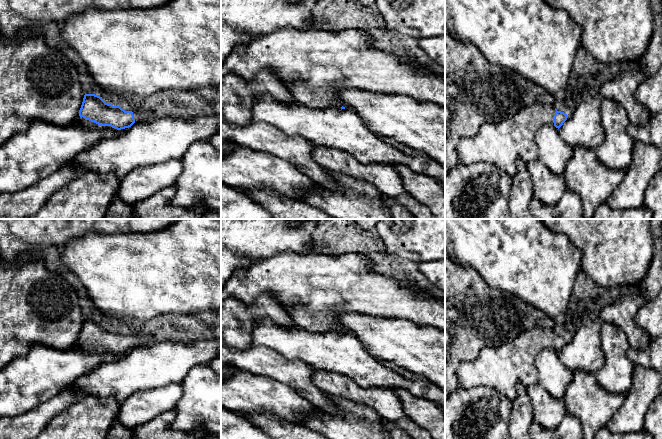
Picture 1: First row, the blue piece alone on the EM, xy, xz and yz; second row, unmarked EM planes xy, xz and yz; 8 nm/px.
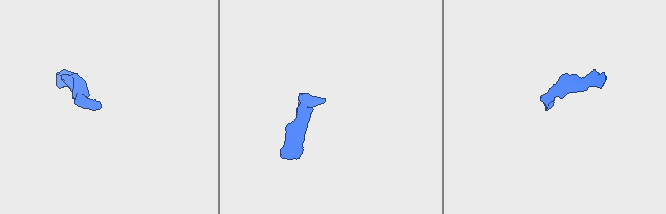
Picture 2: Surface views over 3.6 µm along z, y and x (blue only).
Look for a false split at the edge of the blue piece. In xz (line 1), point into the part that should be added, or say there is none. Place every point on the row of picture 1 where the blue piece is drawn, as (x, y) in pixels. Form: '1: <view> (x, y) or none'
1: none

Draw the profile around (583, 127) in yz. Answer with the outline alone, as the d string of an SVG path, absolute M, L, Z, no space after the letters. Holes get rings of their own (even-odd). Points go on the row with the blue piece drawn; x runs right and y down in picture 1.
M588 91L578 96L576 108L559 128L566 144L573 148L595 148L603 142L605 132L601 120L601 100L597 91Z

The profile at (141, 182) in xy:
M181 159L137 167L120 180L116 198L131 205L145 200L155 192L173 186L182 170Z

